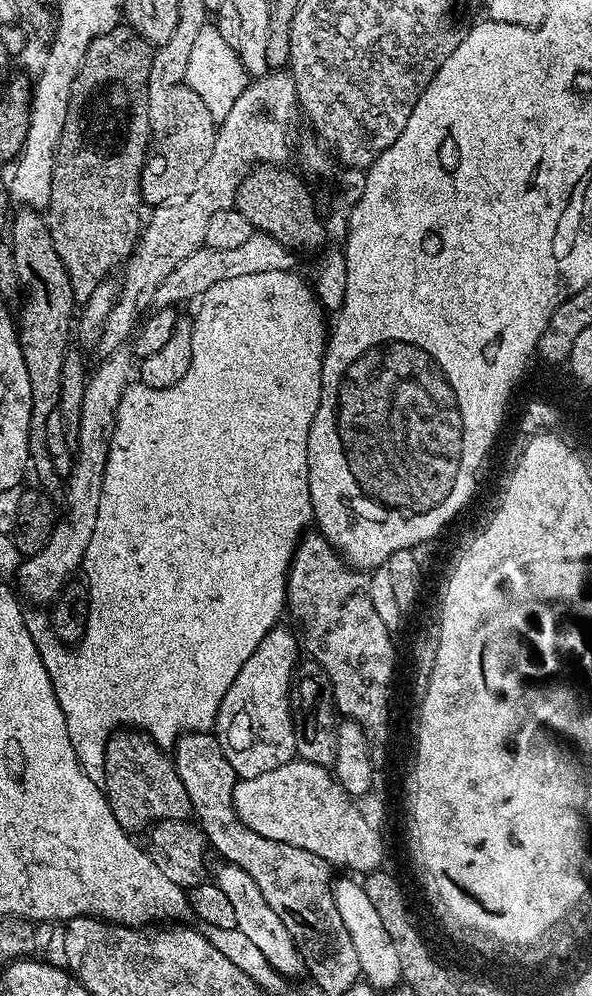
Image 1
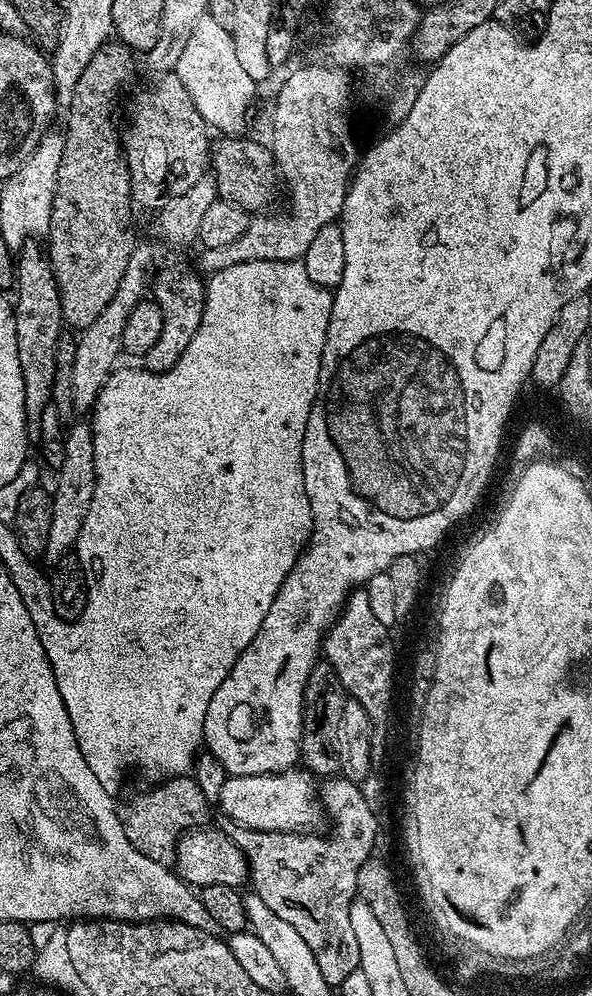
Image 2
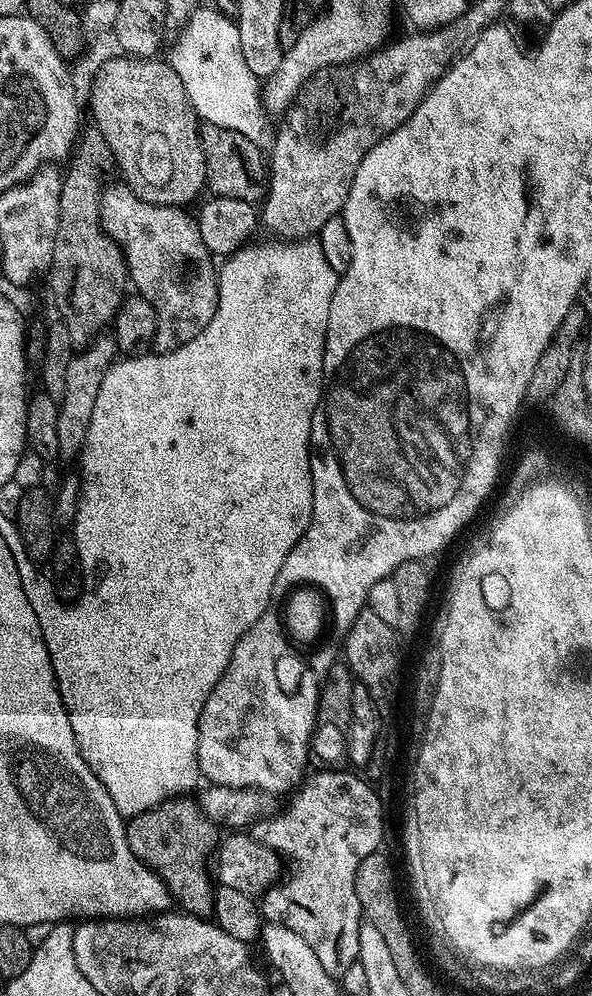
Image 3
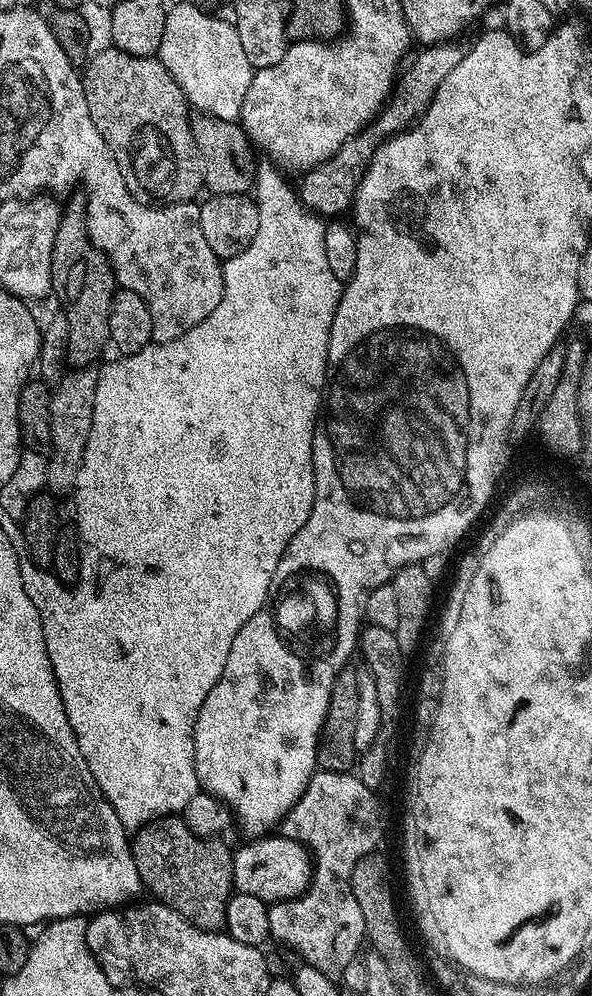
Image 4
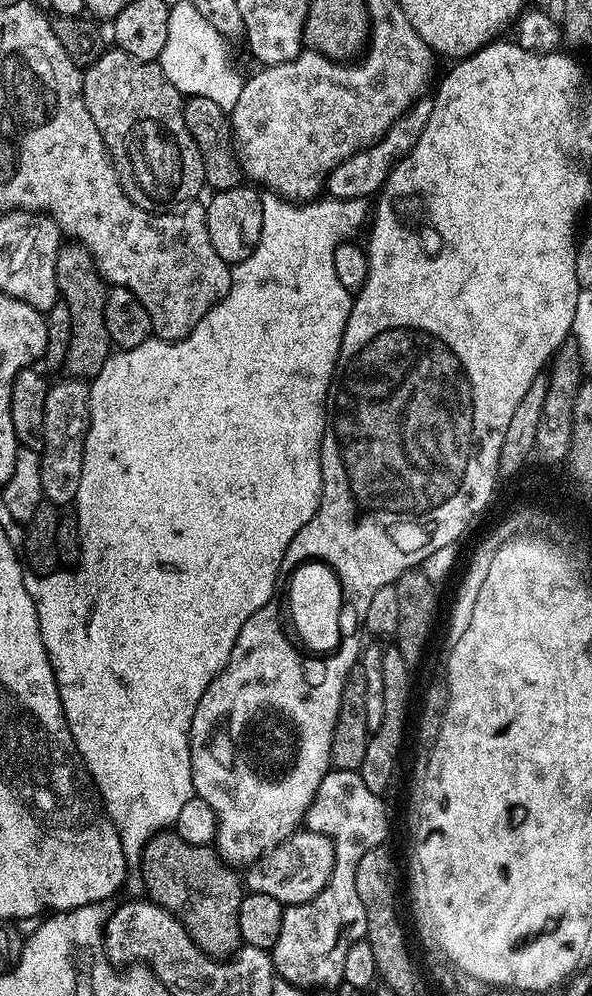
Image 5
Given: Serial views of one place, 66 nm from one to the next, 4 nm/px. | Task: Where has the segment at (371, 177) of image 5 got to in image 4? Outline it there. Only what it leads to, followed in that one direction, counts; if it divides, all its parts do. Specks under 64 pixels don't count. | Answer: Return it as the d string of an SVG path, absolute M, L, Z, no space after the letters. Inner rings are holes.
M432 42L421 48L424 49L416 57L413 55L407 61L380 115L360 135L353 136L351 140L346 141L325 164L320 164L303 173L301 180L304 181L300 184L298 200L305 208L324 218L339 217L339 212L347 213L356 198L356 191L362 182L364 172L368 169L368 164L372 161L372 156L375 155L377 149L385 140L411 128L419 120L438 94L438 86L446 82L450 70L454 70L454 66L462 62L465 53L465 49L459 48L456 42Z

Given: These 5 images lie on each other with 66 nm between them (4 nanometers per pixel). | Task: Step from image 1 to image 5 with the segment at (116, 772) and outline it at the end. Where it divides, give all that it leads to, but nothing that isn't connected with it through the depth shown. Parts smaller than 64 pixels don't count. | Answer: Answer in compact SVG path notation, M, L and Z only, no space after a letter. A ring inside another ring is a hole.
M175 830L152 836L138 861L144 888L152 903L161 904L184 924L194 943L208 956L228 958L241 947L238 910L246 894L245 885L236 877L237 869L225 864L215 847L186 842Z

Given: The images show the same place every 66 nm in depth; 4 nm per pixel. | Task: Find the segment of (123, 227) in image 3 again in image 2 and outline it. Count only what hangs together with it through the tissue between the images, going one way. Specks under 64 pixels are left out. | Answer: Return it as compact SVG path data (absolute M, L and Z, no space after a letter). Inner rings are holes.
M168 268L161 276L159 273L155 277L154 299L156 305L162 310L162 334L158 342L154 342L154 346L150 346L150 350L142 358L143 367L149 372L165 372L173 368L178 358L182 358L186 346L190 346L190 338L194 338L202 322L206 284L195 271L193 272L183 272L180 268Z

